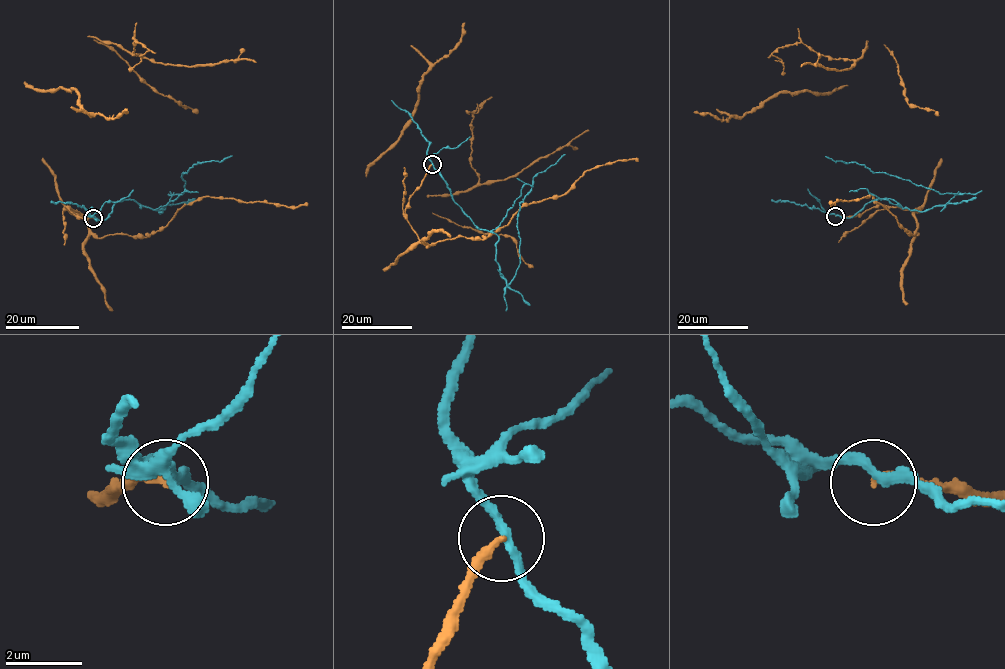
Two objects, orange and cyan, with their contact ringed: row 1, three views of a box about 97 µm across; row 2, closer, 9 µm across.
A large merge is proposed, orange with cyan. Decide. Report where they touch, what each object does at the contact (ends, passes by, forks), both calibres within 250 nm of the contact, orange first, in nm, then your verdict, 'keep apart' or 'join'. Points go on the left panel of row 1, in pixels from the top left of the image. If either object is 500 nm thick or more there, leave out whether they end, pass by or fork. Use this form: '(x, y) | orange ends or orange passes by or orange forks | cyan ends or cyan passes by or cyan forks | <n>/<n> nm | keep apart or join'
(93, 218) | orange ends | cyan passes by | 240/240 nm | keep apart

